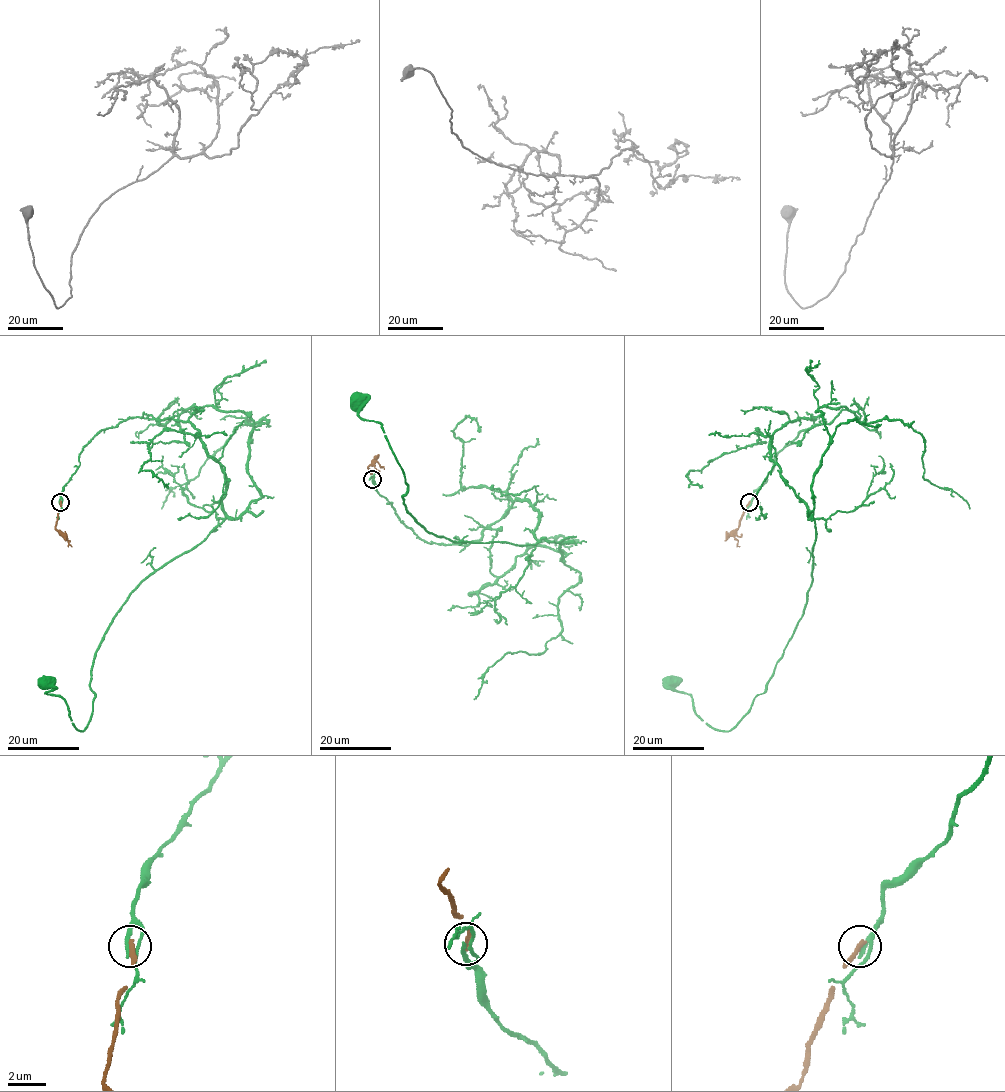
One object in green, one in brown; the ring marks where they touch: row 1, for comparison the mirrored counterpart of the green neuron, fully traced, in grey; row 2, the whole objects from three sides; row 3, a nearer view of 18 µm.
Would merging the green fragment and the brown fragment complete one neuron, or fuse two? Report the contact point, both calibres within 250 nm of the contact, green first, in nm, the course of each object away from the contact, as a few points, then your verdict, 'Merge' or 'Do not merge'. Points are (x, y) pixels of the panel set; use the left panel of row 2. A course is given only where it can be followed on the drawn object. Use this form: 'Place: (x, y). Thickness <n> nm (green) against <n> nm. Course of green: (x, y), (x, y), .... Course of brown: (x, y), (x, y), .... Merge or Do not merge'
Place: (60, 502). Thickness 240 nm (green) against 280 nm. Course of green: (60, 502), (85, 446), (135, 417), (187, 421), (225, 478), (225, 518), (104, 634), (83, 731), (44, 681). Course of brown: (60, 502), (55, 529), (71, 547). Do not merge

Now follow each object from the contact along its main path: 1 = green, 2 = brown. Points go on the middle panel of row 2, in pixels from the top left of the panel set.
1: (372, 479), (429, 543), (477, 541), (514, 500), (538, 511), (538, 542), (428, 532), (357, 402)
2: (372, 478), (368, 468), (377, 461), (384, 469)

